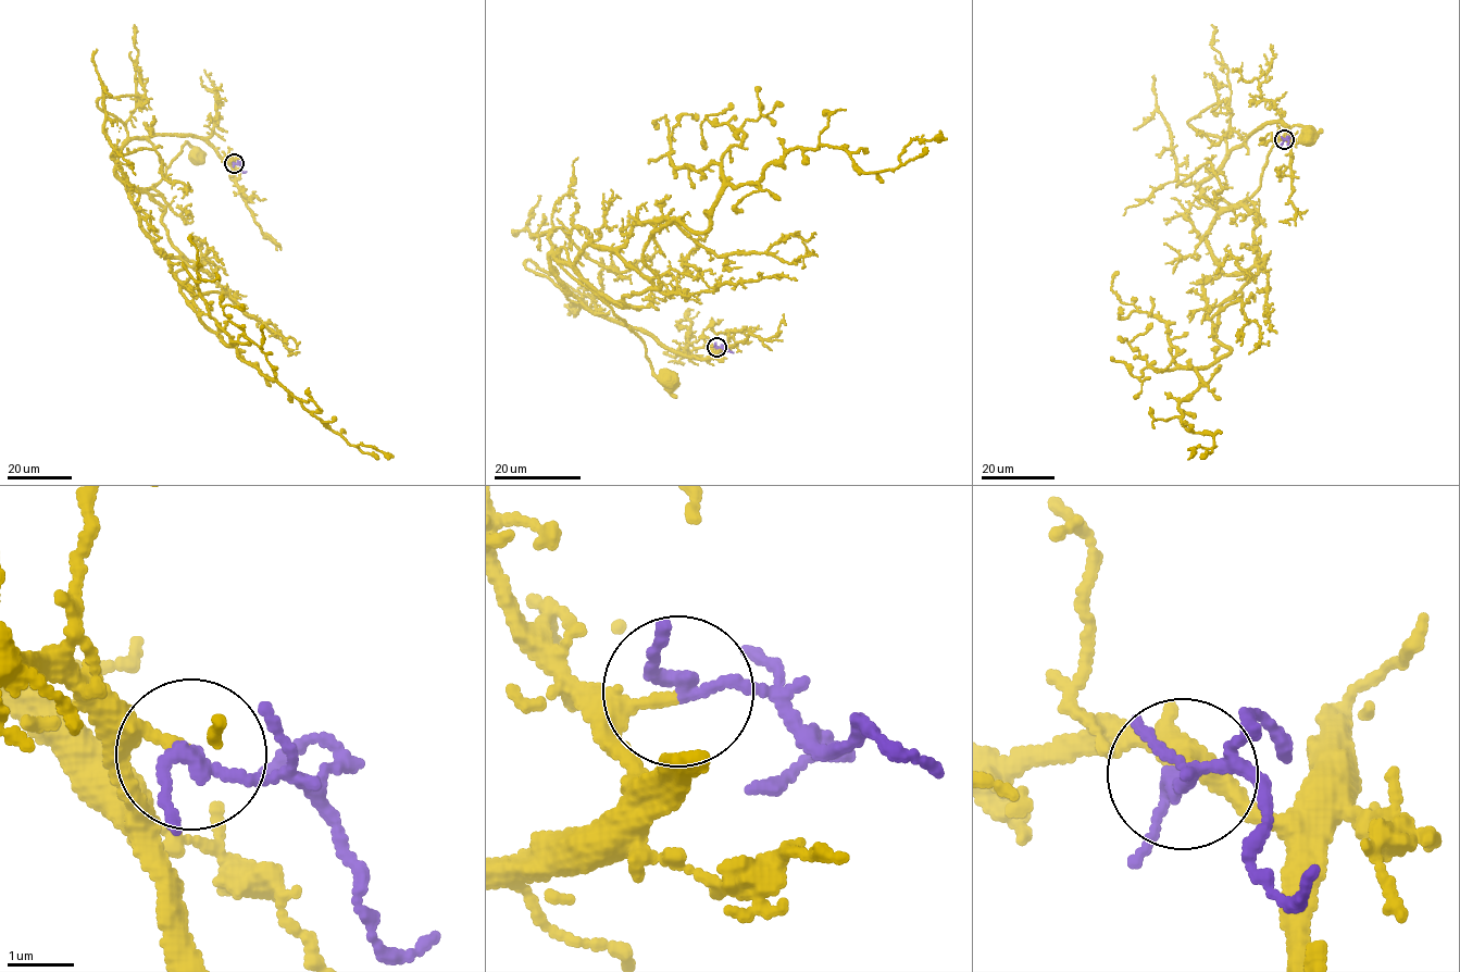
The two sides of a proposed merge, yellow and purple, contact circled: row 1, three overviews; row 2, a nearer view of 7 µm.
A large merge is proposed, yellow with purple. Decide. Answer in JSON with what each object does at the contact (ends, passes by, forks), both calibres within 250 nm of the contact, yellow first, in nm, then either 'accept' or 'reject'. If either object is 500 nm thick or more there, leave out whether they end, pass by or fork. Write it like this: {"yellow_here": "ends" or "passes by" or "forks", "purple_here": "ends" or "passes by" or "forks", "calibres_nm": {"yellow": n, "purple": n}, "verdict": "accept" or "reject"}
{"yellow_here": "ends", "purple_here": "passes by", "calibres_nm": {"yellow": 160, "purple": 180}, "verdict": "accept"}

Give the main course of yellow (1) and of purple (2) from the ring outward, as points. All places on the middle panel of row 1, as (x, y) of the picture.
1: (716, 347), (712, 356), (697, 359), (589, 312), (551, 268), (552, 253), (637, 334), (653, 373), (670, 378)
2: (716, 347), (733, 352)

